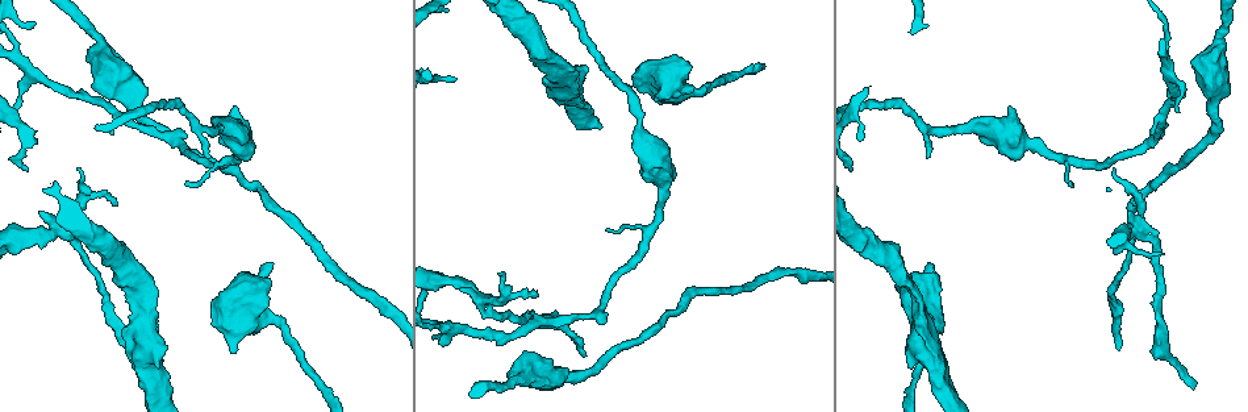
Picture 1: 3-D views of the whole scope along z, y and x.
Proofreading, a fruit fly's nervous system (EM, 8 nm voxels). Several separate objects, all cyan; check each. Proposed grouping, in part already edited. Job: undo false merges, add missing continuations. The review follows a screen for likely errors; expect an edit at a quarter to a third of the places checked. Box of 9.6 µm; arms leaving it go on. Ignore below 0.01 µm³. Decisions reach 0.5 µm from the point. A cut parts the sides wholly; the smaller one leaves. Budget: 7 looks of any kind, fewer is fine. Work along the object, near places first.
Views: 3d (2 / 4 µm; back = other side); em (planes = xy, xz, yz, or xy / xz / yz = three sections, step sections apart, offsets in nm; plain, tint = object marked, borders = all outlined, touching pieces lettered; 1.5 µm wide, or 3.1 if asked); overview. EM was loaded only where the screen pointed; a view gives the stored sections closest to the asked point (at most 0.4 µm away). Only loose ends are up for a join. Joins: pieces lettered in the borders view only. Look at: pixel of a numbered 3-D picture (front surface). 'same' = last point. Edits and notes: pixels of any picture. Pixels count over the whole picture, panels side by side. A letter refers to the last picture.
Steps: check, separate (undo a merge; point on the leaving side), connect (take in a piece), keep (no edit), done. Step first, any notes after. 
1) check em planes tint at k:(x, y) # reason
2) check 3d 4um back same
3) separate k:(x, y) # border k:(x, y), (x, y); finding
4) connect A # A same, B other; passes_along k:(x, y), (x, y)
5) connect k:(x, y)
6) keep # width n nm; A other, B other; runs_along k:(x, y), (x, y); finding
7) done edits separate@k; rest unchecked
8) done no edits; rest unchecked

check 3d 2um at 1:(583, 353) # end of a long branch

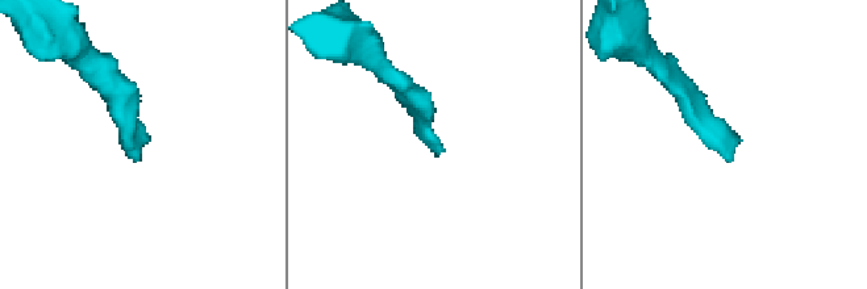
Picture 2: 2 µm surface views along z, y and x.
check em xy step 8 borders at 2:(441, 150)

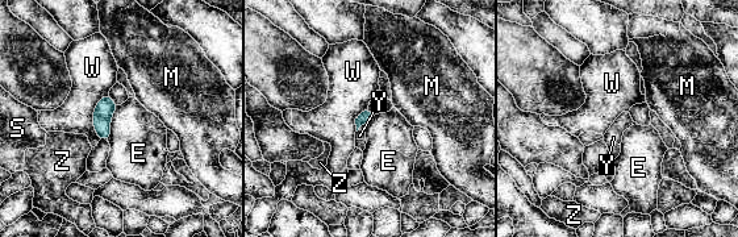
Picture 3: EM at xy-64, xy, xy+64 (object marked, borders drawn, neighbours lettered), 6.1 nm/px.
connect 3:(361, 141) # E other, M other, S other, W other, Y same, Z other; the neuron continues

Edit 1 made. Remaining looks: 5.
check overview

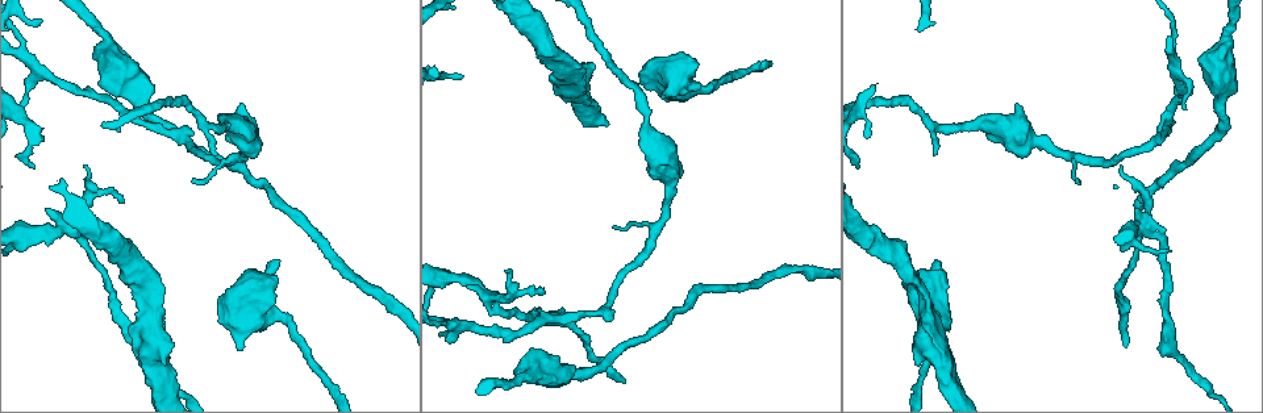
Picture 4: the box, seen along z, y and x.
check 3d 4um at 4:(1219, 95) # sudden change in width

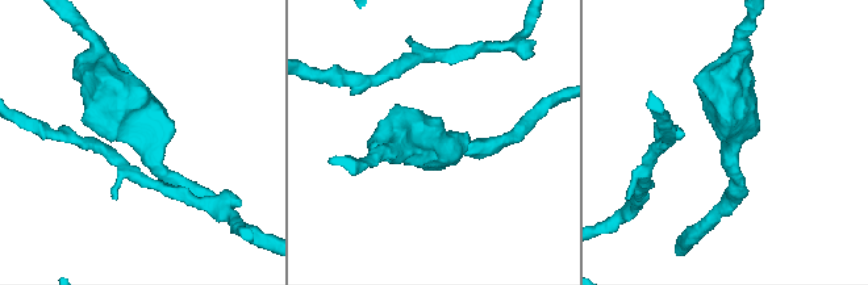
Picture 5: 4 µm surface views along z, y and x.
check em yz step 8 borders at 5:(145, 136) # arm_widths 200, 650 nm

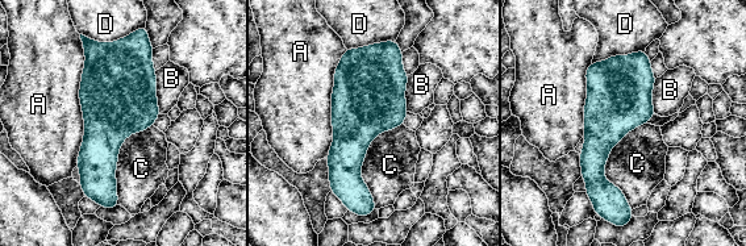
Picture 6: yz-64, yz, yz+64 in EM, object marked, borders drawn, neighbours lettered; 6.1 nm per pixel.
keep # A other, B other, C other, D other; border 6:(646, 122), (604, 167), (630, 208); all the same neuron

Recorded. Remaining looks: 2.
check 3d 2um at 4:(239, 350) # thick end

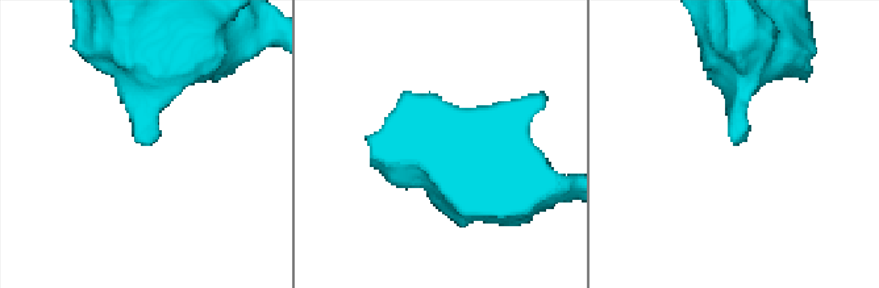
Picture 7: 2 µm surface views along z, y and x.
check em planes borders at 7:(733, 144)

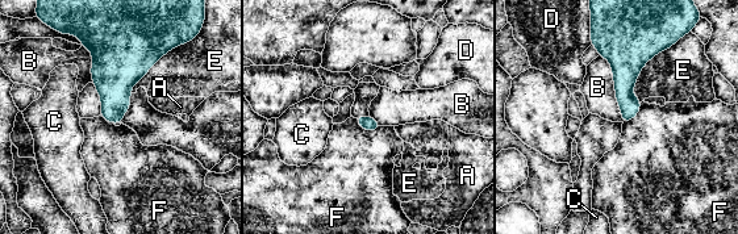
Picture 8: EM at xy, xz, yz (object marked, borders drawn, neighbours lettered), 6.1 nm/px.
keep # A other, B other, C other, D other, E other, F other; border 8:(354, 118), (367, 130), (380, 126); none of them fits

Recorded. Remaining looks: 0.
done edits connect@3; rest unchecked

